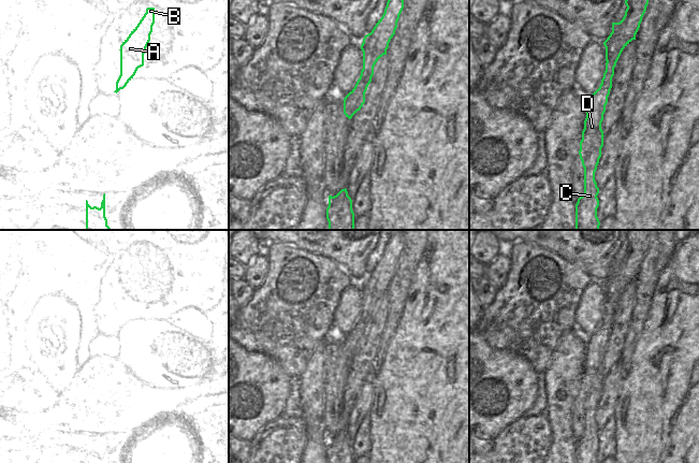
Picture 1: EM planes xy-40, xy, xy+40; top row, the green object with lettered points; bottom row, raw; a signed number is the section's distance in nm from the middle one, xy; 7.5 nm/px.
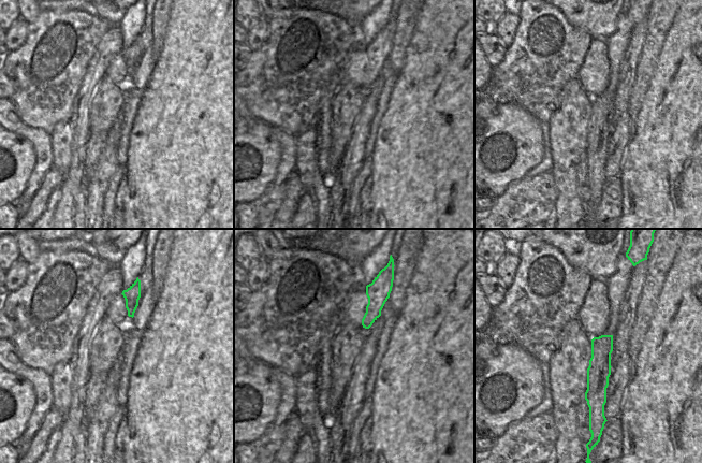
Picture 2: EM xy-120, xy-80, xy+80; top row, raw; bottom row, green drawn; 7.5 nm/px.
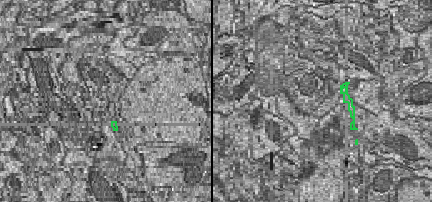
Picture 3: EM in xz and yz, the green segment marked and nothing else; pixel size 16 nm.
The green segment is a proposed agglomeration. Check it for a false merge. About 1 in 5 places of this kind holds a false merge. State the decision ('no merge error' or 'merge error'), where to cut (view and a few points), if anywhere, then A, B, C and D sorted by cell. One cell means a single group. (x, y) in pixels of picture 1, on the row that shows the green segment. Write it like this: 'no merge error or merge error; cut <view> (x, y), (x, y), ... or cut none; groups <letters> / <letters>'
no merge error; cut none; groups A B C D

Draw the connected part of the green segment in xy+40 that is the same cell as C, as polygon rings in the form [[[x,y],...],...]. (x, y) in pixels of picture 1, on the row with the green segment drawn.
[[[625,0],[627,6],[620,23],[612,23],[612,32],[603,42],[606,47],[606,71],[599,88],[586,100],[586,118],[580,142],[580,159],[584,168],[584,193],[576,204],[576,230],[599,230],[597,217],[599,188],[595,172],[601,157],[603,131],[601,122],[612,88],[614,68],[623,49],[636,40],[649,0]]]

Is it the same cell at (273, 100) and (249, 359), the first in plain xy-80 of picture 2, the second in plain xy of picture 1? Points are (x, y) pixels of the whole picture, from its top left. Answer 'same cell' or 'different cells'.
different cells

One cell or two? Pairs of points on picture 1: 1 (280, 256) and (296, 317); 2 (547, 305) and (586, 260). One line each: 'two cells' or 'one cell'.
1: one cell
2: two cells

